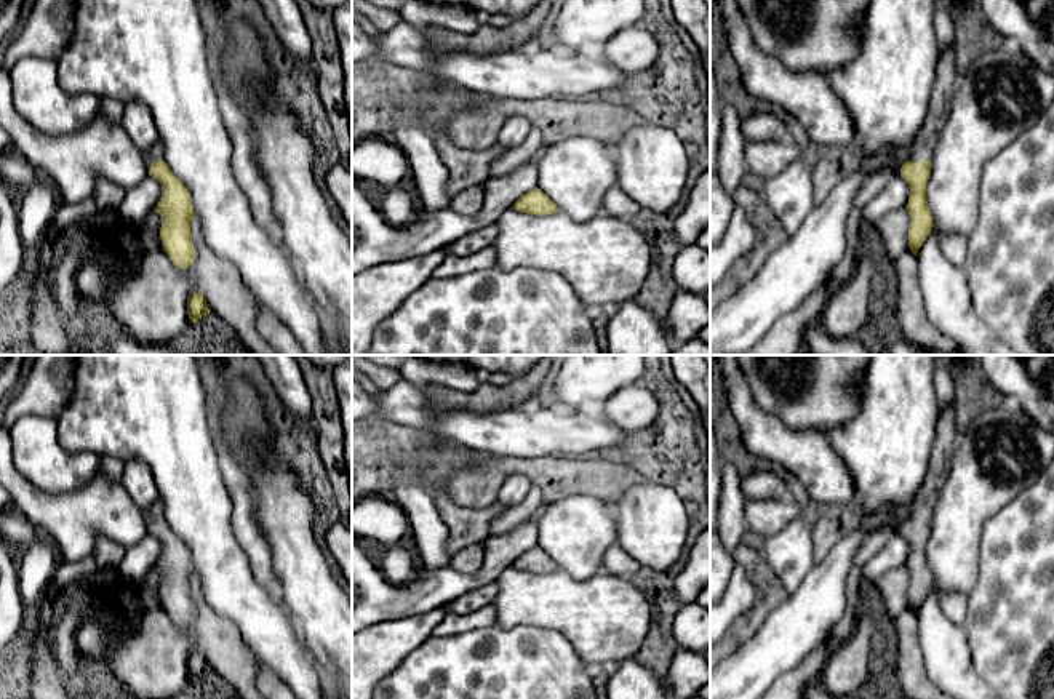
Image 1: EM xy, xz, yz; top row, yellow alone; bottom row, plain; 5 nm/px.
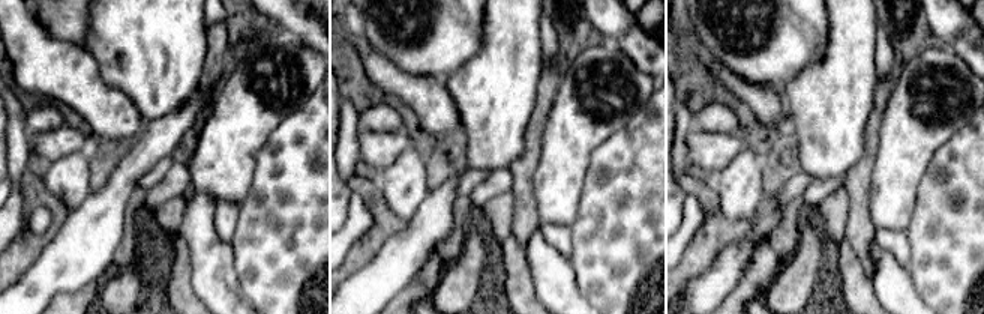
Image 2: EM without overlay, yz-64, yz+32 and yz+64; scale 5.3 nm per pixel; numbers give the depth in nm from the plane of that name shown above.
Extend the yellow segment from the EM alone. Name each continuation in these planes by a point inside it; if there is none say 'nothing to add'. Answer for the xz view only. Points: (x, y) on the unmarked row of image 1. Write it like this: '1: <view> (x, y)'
nothing to add

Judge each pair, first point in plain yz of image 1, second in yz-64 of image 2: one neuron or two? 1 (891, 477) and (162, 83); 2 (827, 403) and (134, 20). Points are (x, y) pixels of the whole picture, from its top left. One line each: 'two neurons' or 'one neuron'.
1: one neuron
2: two neurons

